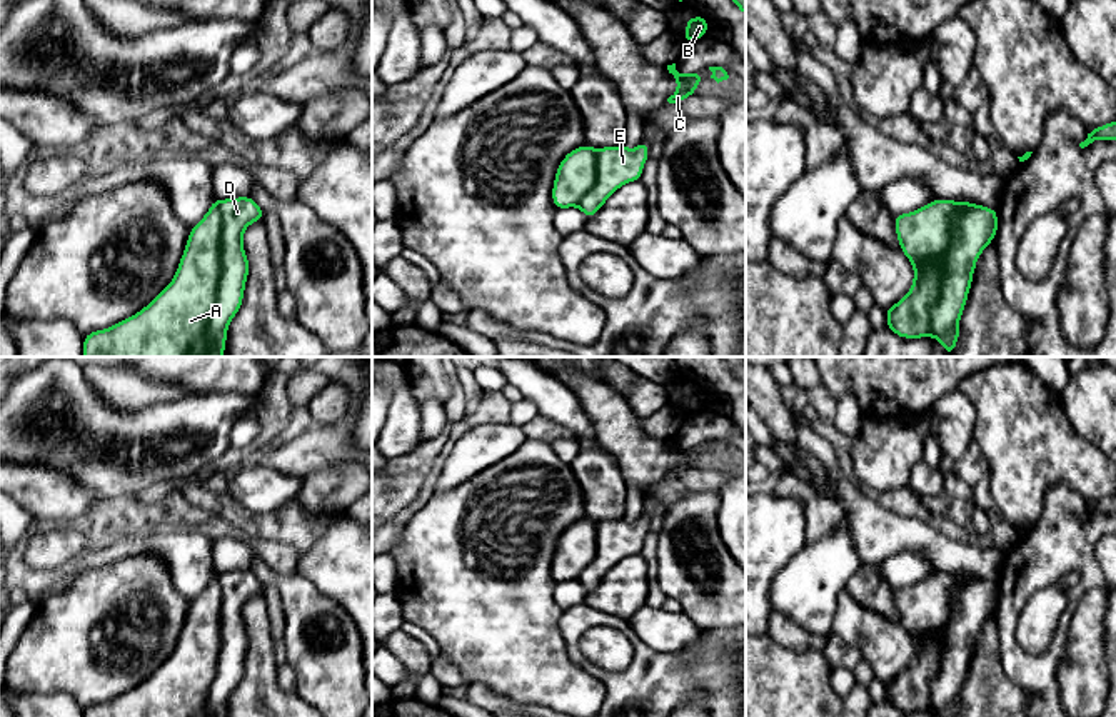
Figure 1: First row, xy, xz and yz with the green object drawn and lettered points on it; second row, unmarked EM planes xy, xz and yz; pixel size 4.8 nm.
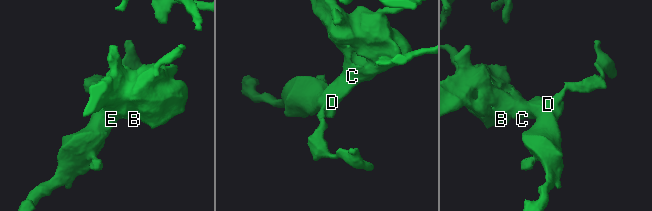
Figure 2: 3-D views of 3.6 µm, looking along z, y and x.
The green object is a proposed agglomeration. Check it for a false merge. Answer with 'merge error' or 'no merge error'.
merge error

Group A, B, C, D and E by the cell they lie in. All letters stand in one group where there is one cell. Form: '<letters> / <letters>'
A / B C D E

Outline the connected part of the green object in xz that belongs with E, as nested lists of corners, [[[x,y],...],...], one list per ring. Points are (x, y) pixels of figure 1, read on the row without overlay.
[[[642,514],[634,524],[629,524],[624,517],[616,520],[596,522],[596,559],[577,579],[586,592],[592,592],[607,575],[607,572],[622,559],[641,554],[647,532],[647,514]]]

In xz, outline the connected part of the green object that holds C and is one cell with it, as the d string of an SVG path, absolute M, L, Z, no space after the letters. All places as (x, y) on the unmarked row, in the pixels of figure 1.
M676 437L667 439L669 447L674 449L677 455L677 464L667 472L669 477L681 477L684 472L696 467L697 459L704 454L701 445L679 447Z

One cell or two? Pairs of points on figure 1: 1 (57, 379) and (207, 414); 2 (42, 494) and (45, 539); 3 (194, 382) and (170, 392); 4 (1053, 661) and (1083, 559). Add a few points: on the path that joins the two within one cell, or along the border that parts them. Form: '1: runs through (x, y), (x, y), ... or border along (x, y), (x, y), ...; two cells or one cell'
1: runs through (94, 416), (104, 426), (170, 426); one cell
2: border along (49, 524), (40, 526), (30, 536), (24, 551); two cells
3: border along (142, 376), (175, 384), (189, 394); two cells
4: runs through (1061, 636), (1073, 596), (1085, 584); one cell

